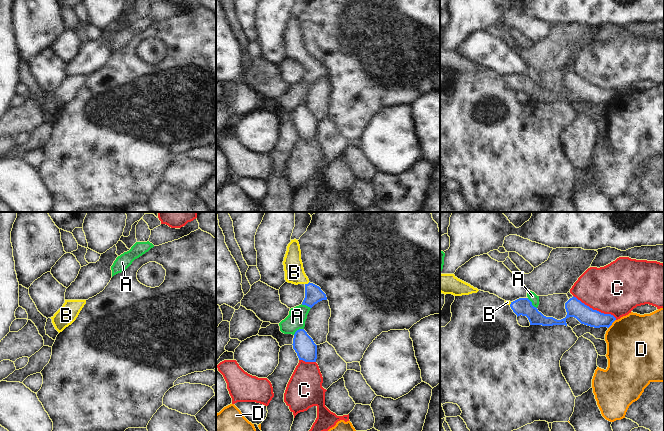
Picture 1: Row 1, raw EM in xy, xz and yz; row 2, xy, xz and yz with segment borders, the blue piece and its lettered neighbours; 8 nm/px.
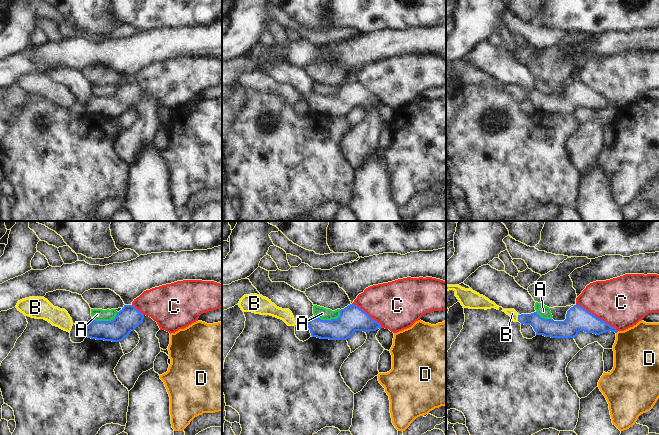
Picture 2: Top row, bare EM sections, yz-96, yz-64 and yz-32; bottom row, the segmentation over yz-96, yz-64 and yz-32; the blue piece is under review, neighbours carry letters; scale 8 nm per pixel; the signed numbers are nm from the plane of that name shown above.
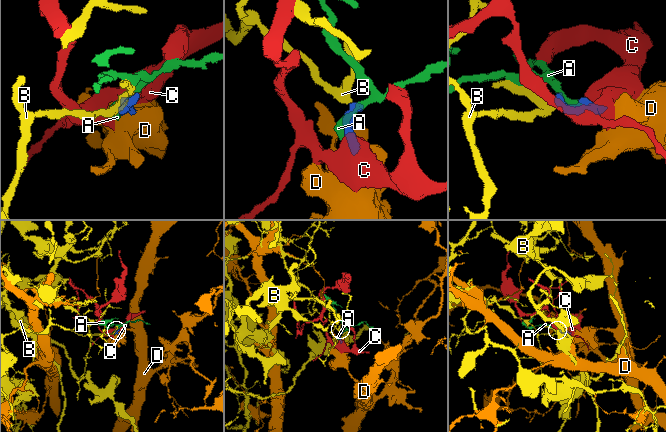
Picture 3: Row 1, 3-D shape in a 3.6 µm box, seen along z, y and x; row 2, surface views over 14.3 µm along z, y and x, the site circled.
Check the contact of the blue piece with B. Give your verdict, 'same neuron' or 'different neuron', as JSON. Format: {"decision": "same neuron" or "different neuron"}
{"decision": "same neuron"}

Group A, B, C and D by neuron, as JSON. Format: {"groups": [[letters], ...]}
{"groups": [["A"], ["B"], ["C"], ["D"]]}

